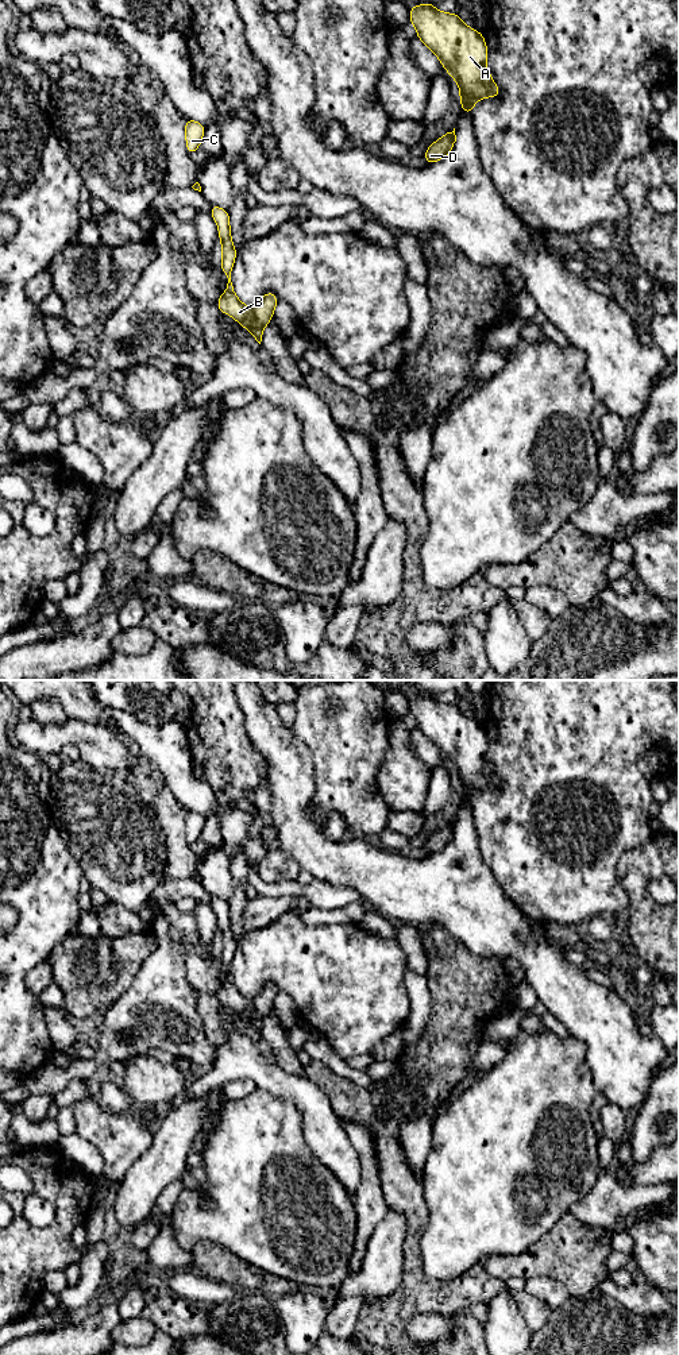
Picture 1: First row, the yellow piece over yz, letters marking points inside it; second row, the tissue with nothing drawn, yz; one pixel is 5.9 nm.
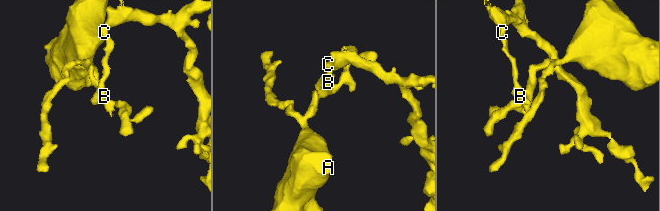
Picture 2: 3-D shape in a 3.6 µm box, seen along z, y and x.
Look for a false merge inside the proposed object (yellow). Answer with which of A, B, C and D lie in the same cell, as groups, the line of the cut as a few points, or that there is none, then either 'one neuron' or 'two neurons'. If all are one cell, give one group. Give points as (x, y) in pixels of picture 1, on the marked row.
A D / B C | yz (254, 309), (254, 323), (249, 328) | two neurons

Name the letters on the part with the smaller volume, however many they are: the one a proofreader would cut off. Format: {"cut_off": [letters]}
{"cut_off": ["B", "C"]}

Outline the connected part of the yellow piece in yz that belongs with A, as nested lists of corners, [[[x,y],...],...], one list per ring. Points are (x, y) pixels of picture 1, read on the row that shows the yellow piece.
[[[424,3],[414,5],[409,11],[409,20],[417,31],[417,38],[436,54],[443,67],[458,82],[460,93],[460,107],[471,116],[472,107],[485,97],[497,97],[501,89],[494,84],[487,63],[487,46],[481,31],[475,31],[462,22],[458,13],[437,11],[433,4]]]

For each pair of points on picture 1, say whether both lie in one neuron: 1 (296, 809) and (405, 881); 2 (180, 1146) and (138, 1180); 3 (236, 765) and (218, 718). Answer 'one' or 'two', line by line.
1: one
2: one
3: one

